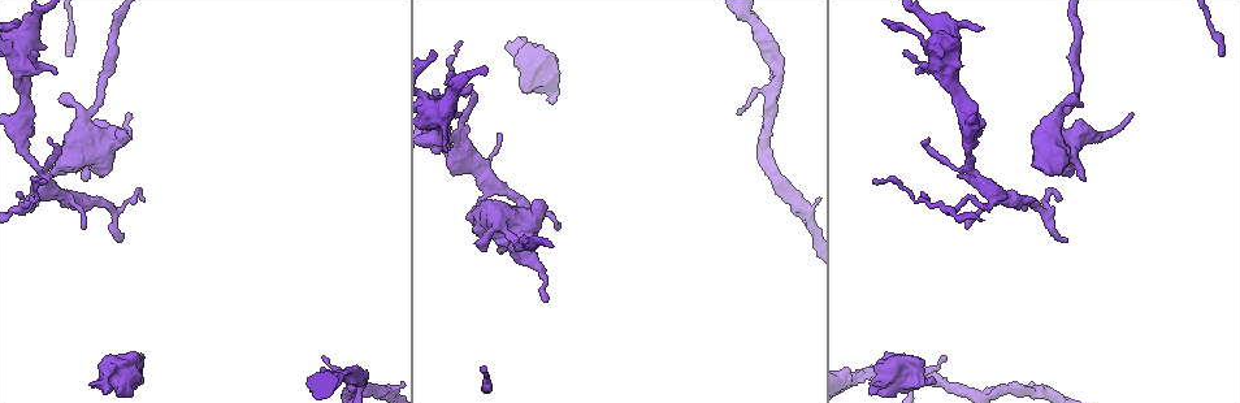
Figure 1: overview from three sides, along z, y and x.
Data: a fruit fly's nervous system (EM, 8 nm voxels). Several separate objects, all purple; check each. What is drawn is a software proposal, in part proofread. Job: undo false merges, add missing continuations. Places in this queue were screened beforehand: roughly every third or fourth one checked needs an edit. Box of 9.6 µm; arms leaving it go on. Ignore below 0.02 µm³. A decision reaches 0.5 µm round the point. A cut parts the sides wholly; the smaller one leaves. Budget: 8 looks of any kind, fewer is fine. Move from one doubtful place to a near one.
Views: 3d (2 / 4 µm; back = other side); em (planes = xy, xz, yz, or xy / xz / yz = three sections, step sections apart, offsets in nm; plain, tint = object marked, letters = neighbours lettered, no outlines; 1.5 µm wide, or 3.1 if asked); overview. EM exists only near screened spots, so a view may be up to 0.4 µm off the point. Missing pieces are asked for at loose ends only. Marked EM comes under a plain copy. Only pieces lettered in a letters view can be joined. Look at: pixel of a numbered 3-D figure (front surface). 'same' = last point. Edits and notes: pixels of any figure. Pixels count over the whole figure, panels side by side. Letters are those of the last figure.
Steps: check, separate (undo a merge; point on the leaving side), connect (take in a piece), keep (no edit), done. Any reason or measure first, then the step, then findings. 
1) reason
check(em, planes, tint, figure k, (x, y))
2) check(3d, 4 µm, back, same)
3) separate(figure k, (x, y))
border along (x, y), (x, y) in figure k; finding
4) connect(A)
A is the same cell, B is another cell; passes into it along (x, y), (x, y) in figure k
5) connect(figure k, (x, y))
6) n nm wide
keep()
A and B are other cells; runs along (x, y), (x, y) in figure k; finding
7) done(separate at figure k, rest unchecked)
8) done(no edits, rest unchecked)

check(em, xz, step 4, tint, figure 1, (432, 49))

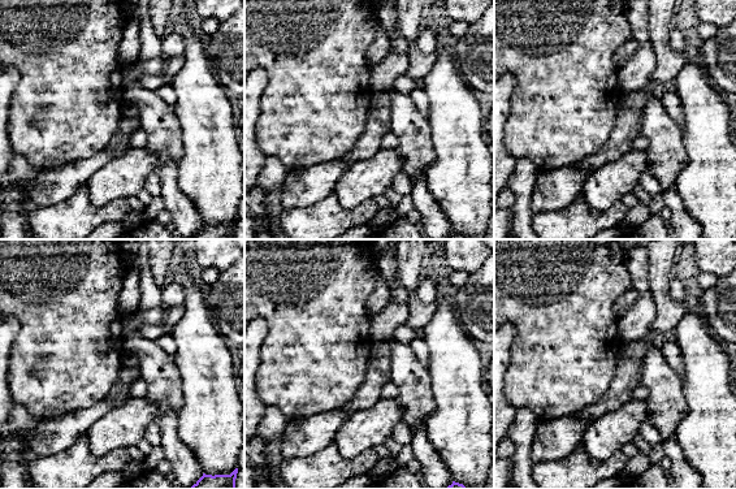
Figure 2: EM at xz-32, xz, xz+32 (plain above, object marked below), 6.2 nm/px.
another direction
check(em, planes, letters, same)

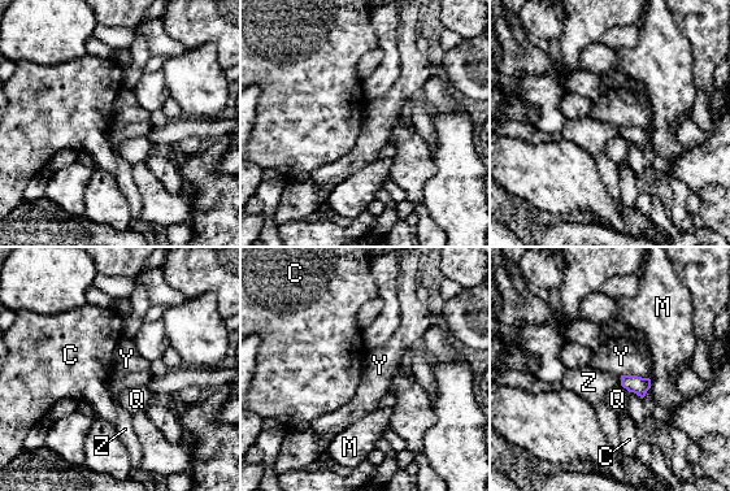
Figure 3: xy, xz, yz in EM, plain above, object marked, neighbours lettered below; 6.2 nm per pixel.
Y touches over 180 nm
keep()
C, M, Q, Y and Z are other cells; border along (621, 374), (637, 374), (648, 378) in figure 3; none of them fits

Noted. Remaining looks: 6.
free end
check(em, planes, letters, figure 1, (445, 151))

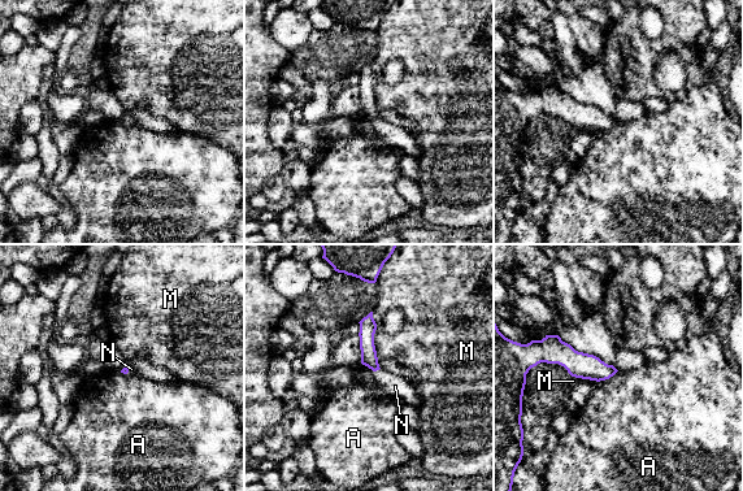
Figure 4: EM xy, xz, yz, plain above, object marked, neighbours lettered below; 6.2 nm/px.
connect(N)
N is the same cell, A and M are other cells; passes into it along (369, 359), (376, 370), (395, 386) in figure 4; the neuron continues

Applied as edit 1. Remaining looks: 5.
thin end
check(em, planes, letters, figure 1, (116, 240))

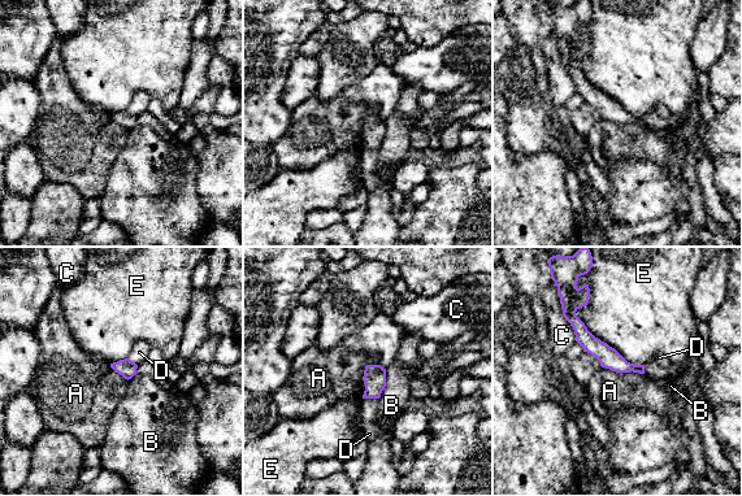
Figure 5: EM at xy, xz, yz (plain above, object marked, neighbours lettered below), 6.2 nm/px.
connect(D)
D is the same cell, A, B, C and E are other cells; it goes on there

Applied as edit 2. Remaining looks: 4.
done(connect at figure 4, connect at figure 5, rest unchecked)

